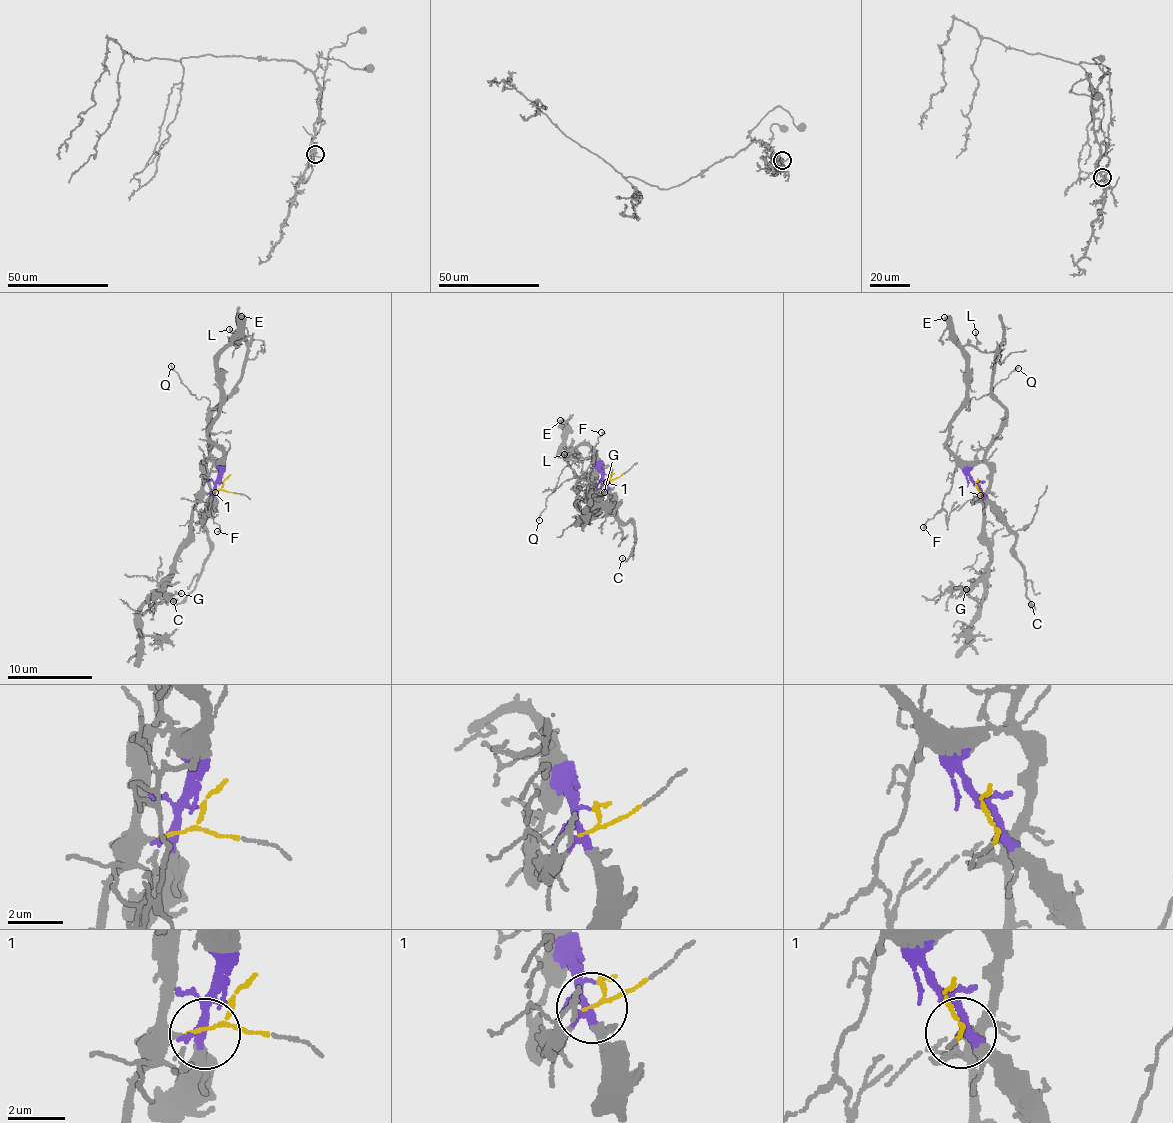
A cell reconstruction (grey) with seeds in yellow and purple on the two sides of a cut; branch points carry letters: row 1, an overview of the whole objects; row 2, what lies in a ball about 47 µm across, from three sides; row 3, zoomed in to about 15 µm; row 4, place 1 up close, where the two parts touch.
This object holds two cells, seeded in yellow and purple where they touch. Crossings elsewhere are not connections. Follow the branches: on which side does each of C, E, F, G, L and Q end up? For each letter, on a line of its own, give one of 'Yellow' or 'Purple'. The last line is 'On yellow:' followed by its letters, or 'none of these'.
C: Purple
E: Purple
F: Purple
G: Yellow
L: Purple
Q: Purple
On yellow: G

